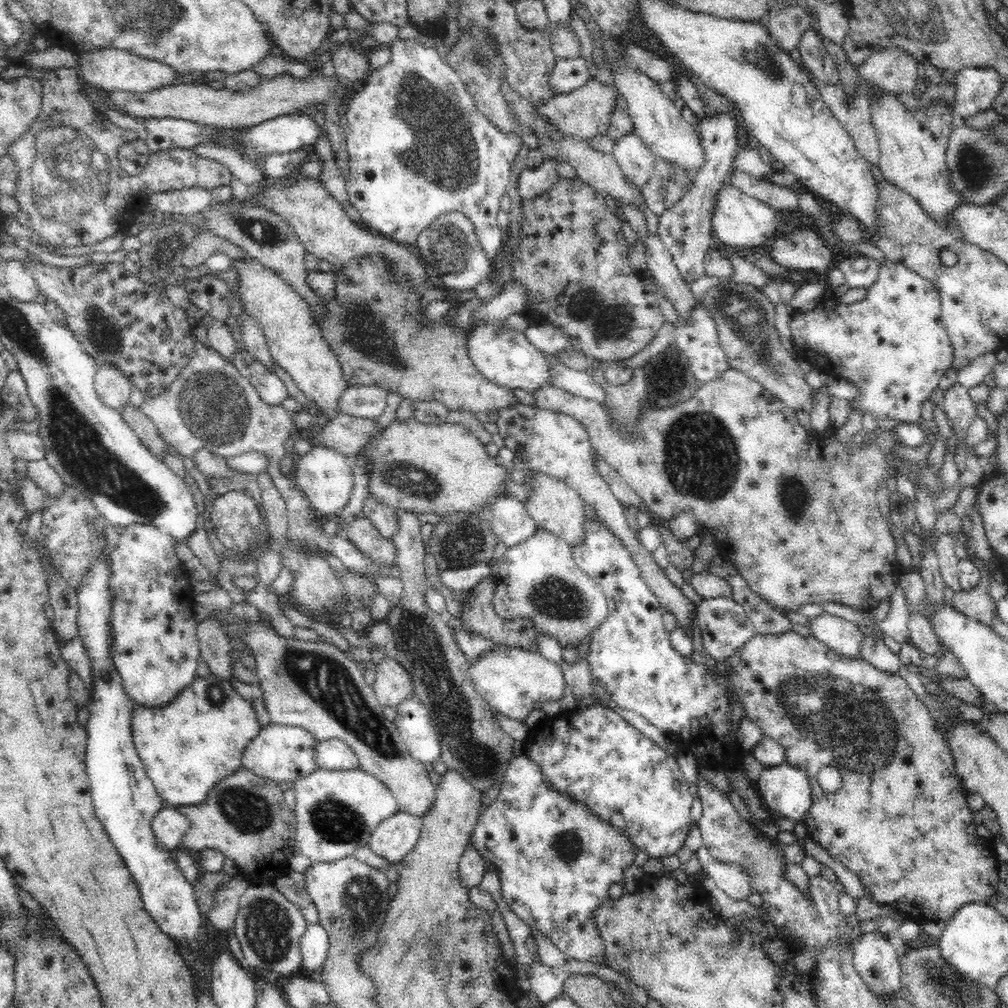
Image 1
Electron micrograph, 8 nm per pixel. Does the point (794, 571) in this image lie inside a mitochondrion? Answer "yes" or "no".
no

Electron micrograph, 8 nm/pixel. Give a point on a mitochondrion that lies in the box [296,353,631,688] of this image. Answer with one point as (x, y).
(559, 599)

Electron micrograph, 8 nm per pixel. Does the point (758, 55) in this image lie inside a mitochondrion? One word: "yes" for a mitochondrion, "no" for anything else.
yes

